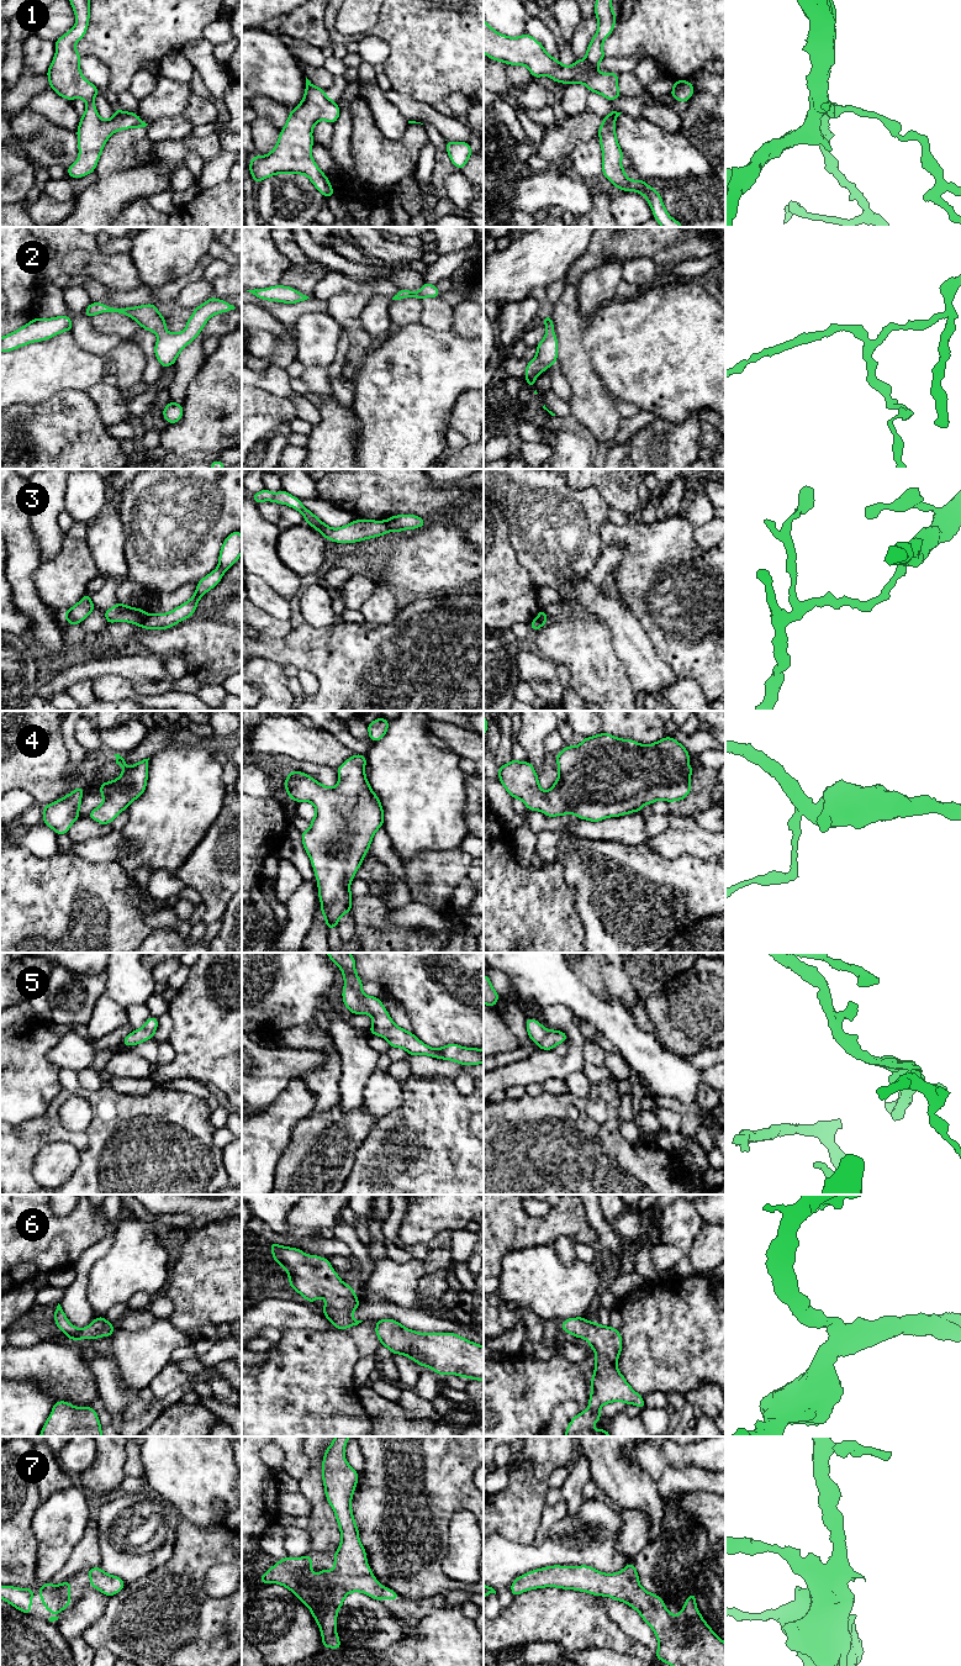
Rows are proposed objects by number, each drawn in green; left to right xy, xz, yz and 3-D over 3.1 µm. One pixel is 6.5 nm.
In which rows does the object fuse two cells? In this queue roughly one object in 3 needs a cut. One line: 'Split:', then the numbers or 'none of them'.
Split: 3

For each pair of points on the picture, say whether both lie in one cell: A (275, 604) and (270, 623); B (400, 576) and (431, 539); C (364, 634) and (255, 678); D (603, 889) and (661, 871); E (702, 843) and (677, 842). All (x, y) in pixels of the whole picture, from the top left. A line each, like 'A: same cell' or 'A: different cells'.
A: different cells
B: same cell
C: different cells
D: same cell
E: same cell

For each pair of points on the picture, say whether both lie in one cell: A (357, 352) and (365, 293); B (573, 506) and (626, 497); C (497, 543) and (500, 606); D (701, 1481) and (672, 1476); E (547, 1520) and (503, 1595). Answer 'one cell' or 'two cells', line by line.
A: one cell
B: two cells
C: one cell
D: one cell
E: two cells

